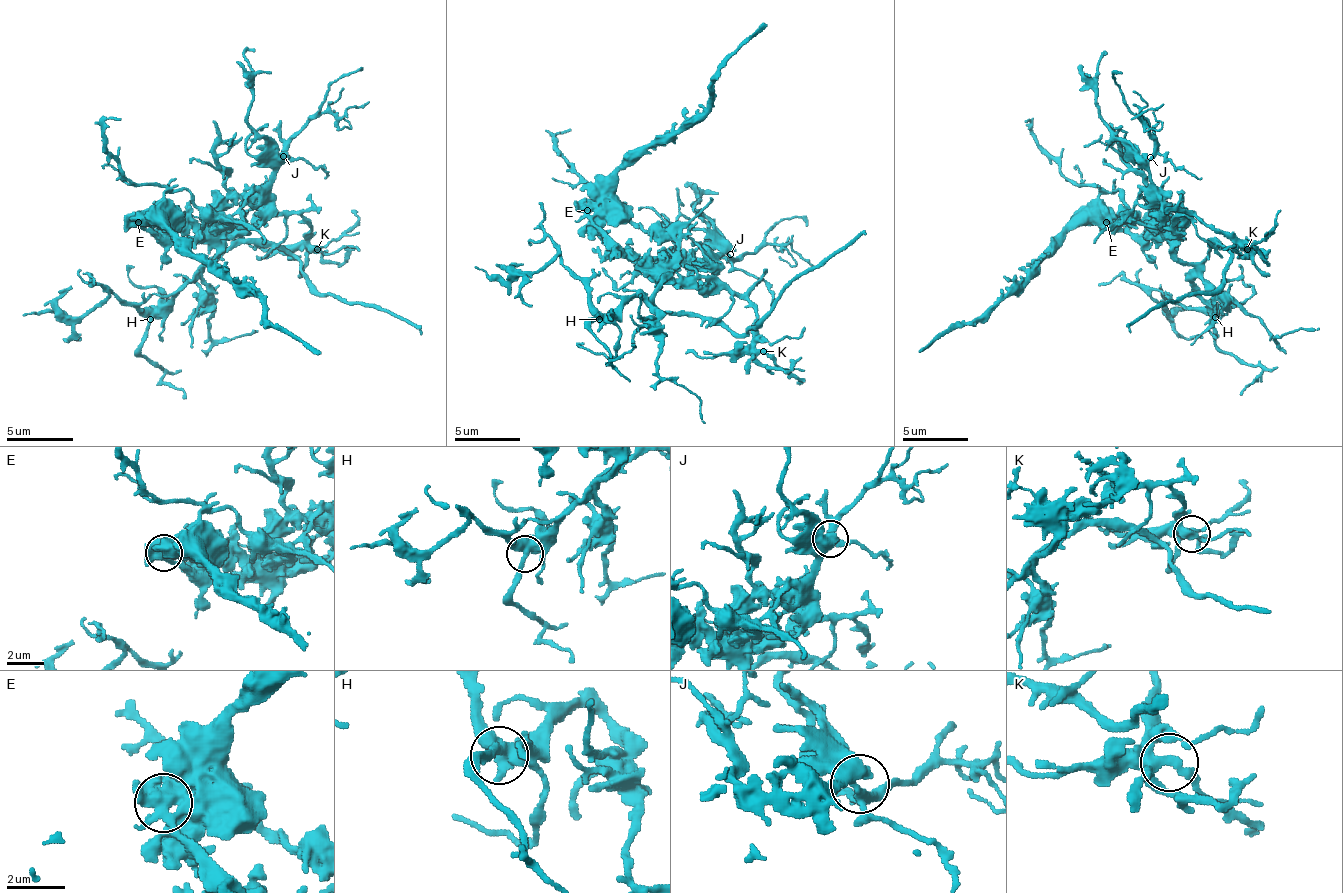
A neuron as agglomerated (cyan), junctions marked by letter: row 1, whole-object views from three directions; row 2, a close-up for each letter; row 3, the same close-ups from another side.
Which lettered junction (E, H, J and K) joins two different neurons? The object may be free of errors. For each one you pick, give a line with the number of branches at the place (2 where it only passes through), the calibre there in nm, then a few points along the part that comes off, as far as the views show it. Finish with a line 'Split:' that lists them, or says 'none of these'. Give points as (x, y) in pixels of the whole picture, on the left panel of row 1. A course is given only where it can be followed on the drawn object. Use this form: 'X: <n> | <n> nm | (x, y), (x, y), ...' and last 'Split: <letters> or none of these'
E: 5 | 550 nm | (137, 223), (160, 223), (260, 299), (263, 316), (270, 323), (293, 333), (317, 356)
Split: E

